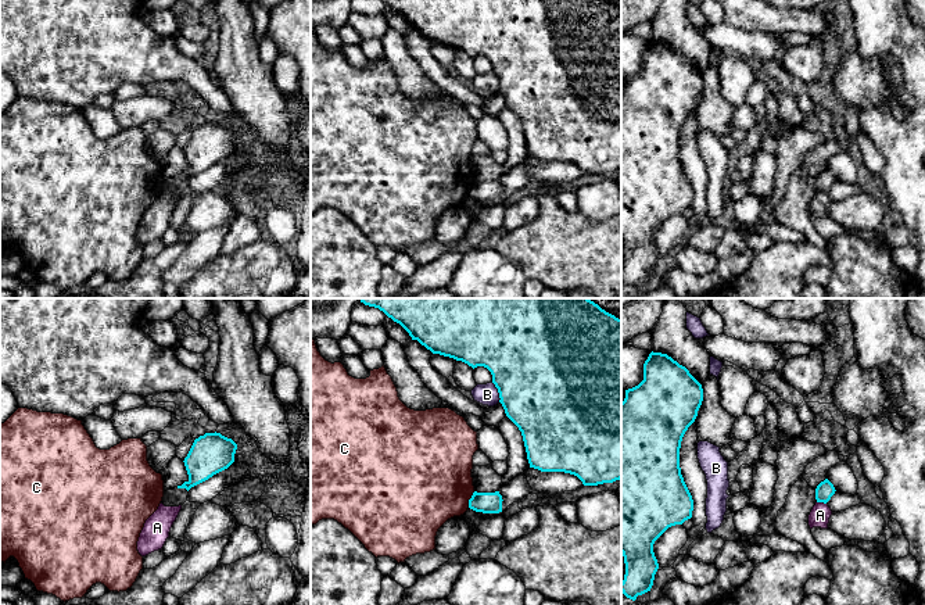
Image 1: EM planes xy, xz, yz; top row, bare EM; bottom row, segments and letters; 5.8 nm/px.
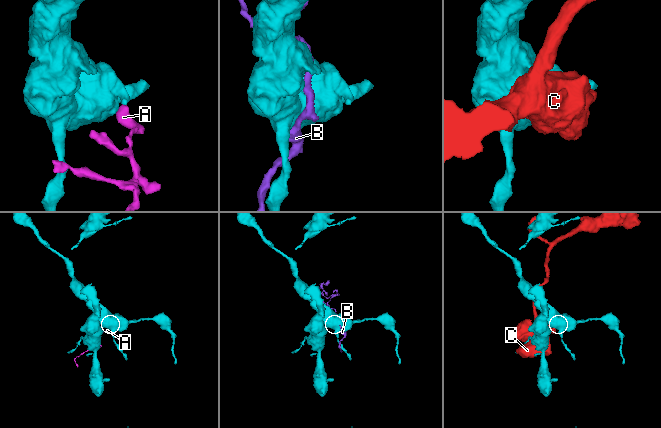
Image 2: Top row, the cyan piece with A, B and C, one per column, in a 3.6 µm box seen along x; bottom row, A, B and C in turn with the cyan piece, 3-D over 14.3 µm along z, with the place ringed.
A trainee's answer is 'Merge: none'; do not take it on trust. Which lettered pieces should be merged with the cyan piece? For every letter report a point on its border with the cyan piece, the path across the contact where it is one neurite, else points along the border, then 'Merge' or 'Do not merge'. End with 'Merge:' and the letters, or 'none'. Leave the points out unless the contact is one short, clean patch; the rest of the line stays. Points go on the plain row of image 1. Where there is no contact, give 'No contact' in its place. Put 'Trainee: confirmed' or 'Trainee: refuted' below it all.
A: Touches cyan at yz (821, 190). Do not merge
B: Touches cyan at xz (498, 81). Do not merge
C: Touches cyan at xz (469, 189). Do not merge
Merge: none
Trainee: confirmed

